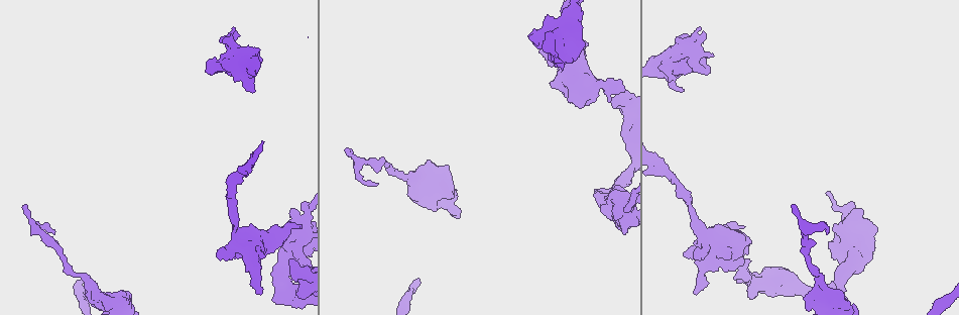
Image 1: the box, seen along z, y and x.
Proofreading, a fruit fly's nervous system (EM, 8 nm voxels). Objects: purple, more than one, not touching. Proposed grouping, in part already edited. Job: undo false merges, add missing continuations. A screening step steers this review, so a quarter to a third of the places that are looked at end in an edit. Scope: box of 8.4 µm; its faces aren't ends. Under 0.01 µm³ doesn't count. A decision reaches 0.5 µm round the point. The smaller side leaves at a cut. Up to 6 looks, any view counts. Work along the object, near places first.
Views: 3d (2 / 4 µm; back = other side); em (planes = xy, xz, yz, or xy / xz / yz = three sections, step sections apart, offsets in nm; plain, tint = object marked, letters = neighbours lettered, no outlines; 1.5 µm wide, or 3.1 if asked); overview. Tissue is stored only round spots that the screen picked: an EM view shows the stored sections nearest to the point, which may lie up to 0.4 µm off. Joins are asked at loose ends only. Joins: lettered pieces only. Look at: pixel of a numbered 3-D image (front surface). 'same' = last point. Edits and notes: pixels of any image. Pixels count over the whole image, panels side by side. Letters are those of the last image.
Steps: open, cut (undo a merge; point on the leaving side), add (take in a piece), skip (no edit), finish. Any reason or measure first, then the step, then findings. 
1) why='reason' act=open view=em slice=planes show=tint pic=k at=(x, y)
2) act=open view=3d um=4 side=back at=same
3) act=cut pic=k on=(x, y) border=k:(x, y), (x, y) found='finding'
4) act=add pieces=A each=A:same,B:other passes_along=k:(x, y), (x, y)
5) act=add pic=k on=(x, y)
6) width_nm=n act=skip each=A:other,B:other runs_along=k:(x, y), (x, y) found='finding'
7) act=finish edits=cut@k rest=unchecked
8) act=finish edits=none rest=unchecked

why='free end' act=open view=3d um=4 side=back pic=1 at=(53, 233)

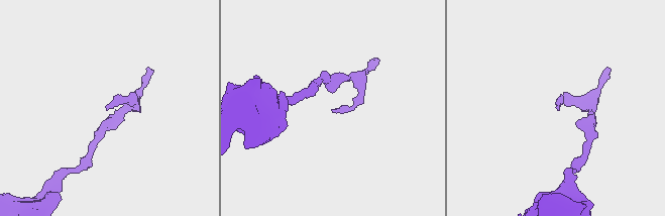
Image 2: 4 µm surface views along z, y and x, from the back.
act=open view=em slice=planes show=letters pic=2 at=(558, 109)

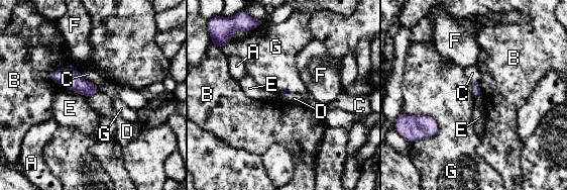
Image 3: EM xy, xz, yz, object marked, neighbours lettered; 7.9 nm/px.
longest_contact=G:280nm act=add pieces=D each=A:other,B:other,C:other,D:same,E:other,F:other,G:other found='it goes on there'

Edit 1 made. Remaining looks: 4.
why='branch stops here' act=open view=3d um=4 pic=1 at=(260, 295)

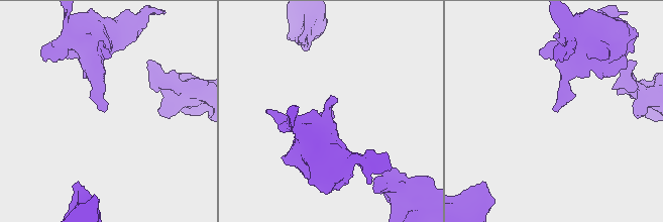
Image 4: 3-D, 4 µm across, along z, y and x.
why='need the tissue' act=open view=em slice=planes show=plain pic=4 at=(332, 113)

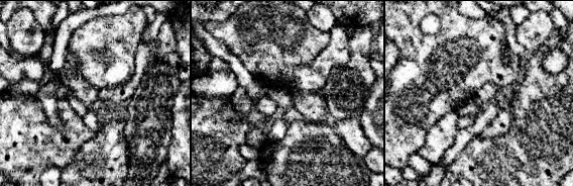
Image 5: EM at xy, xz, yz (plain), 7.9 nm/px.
why='see the neighbours' act=open view=em slice=planes show=letters at=same

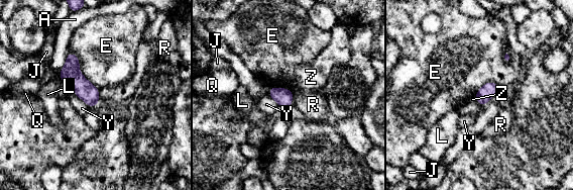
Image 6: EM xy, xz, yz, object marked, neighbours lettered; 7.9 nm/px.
width_nm=120 act=skip each=A:other,E:other,J:other,L:other,Q:other,R:other,Y:other,Z:other border=6:(100, 90), (98, 102) found='no lettered piece goes on from it'

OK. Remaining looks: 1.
act=finish edits=add@3 rest=unchecked

